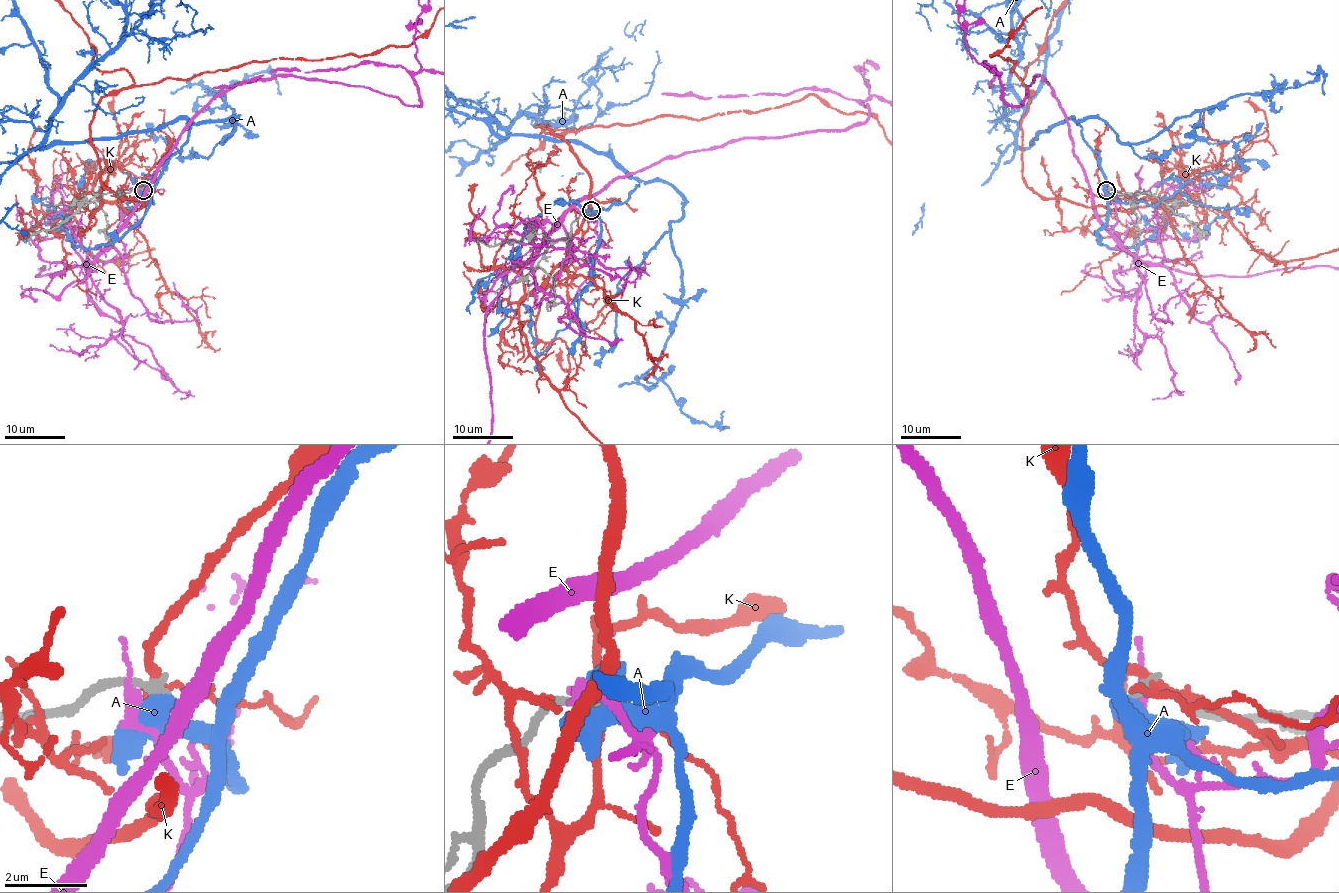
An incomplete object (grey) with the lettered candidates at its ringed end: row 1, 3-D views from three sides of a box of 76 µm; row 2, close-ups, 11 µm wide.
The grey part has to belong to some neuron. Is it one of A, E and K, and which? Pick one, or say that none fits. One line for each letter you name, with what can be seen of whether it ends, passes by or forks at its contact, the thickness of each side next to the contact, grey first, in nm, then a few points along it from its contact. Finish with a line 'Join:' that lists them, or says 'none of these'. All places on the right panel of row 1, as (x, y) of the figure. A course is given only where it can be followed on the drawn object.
Join: none of these

